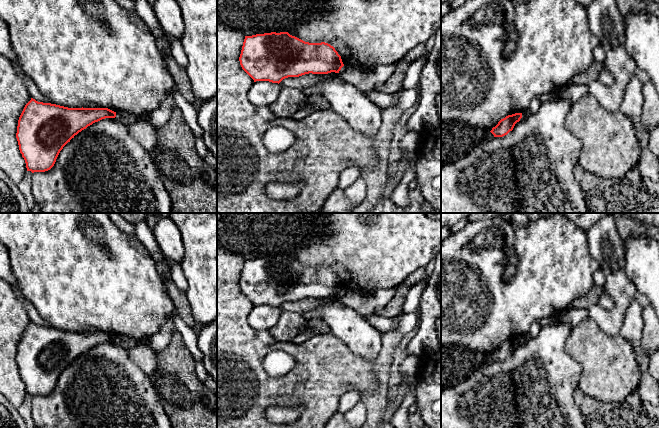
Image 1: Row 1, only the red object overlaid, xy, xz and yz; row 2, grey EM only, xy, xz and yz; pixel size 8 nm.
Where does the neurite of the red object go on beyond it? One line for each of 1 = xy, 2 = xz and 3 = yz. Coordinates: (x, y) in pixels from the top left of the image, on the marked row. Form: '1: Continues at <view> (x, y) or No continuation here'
1: No continuation here
2: No continuation here
3: No continuation here

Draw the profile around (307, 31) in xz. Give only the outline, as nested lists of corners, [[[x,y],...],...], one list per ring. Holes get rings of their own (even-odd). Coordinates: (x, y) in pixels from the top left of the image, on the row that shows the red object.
[[[313,0],[317,5],[310,18],[299,24],[295,29],[288,32],[305,42],[321,43],[325,42],[335,48],[341,56],[344,65],[352,66],[360,71],[370,71],[380,65],[391,65],[399,62],[409,51],[419,44],[425,44],[434,34],[434,26],[441,20],[441,0]]]

